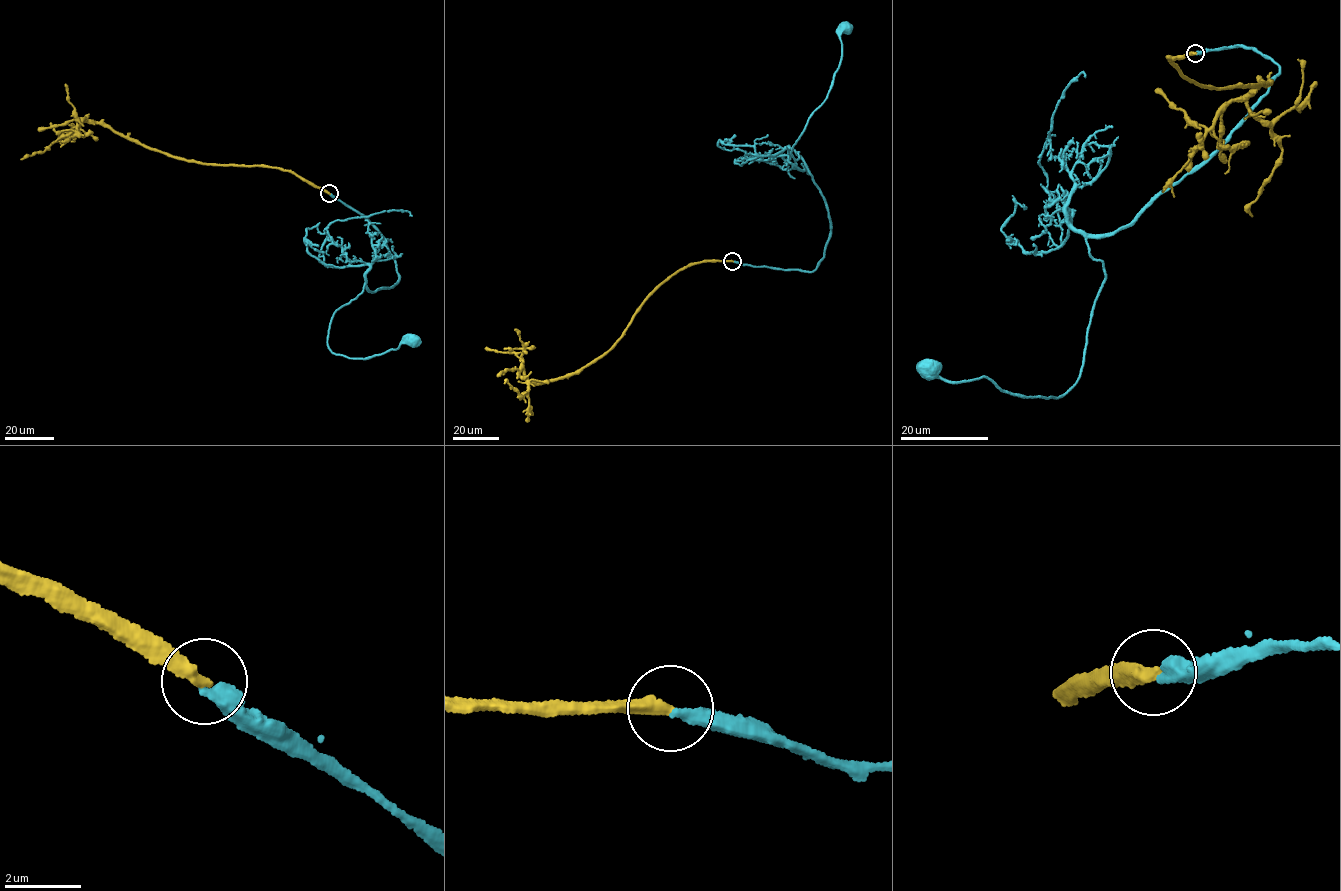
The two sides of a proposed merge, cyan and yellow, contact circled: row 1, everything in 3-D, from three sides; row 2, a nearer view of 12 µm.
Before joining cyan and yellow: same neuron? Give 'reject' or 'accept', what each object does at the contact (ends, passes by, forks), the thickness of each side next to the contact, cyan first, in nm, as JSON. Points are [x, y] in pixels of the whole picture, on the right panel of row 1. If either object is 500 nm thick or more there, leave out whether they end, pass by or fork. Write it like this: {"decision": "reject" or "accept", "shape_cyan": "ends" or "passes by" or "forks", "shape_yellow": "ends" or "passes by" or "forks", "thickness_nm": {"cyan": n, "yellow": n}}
{"decision": "reject", "shape_cyan": "ends", "shape_yellow": "ends", "thickness_nm": {"cyan": 340, "yellow": 360}}

